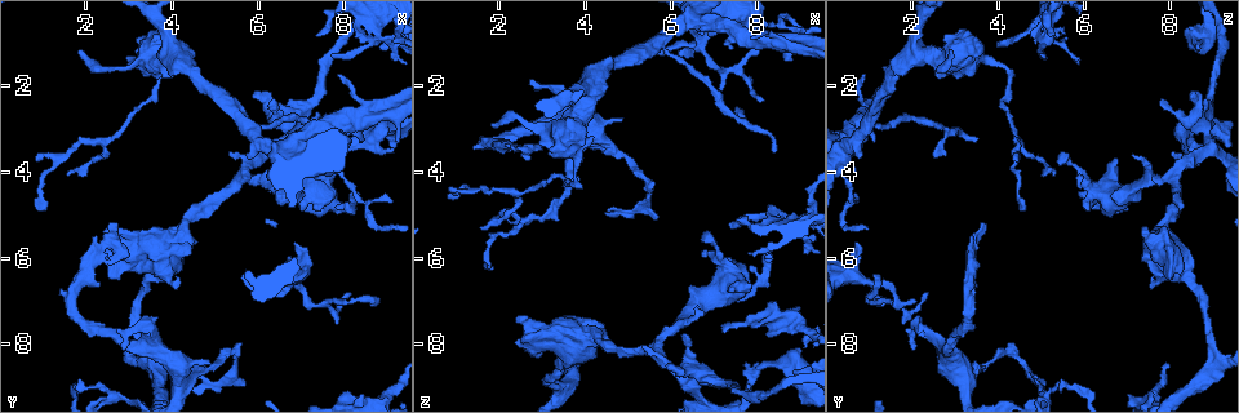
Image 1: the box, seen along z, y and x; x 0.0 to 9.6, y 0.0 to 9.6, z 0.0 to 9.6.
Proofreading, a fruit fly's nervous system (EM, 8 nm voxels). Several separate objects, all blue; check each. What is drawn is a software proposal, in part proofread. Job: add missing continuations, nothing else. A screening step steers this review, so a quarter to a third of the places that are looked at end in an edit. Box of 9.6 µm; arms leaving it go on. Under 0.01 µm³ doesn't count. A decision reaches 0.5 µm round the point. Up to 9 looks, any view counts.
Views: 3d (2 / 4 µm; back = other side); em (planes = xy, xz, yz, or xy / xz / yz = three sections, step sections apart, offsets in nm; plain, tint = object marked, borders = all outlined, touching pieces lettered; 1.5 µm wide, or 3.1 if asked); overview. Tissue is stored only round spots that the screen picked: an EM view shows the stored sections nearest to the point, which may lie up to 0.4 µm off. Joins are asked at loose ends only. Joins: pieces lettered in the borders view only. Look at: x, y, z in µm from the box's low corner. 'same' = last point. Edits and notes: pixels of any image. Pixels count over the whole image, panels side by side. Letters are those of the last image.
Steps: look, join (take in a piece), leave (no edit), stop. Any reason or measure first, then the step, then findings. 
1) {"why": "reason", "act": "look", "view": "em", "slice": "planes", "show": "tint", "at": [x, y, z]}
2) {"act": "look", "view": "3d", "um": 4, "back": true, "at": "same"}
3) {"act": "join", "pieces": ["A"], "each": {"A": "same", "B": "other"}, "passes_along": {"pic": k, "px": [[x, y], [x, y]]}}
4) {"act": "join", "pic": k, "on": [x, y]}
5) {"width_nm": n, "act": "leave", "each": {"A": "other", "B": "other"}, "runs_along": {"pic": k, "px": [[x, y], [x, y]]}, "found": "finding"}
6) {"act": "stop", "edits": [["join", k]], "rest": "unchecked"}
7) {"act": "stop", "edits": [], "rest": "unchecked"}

{"why": "branch stops here", "act": "look", "view": "3d", "um": 2, "at": [7.40, 0.80, 5.25]}

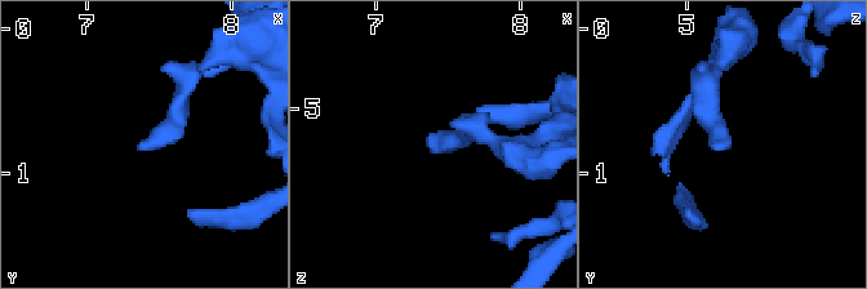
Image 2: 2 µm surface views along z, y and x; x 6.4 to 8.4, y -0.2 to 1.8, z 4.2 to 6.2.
{"act": "look", "view": "em", "slice": "xz", "step": 8, "show": "borders", "at": [7.36, 0.86, 5.26]}

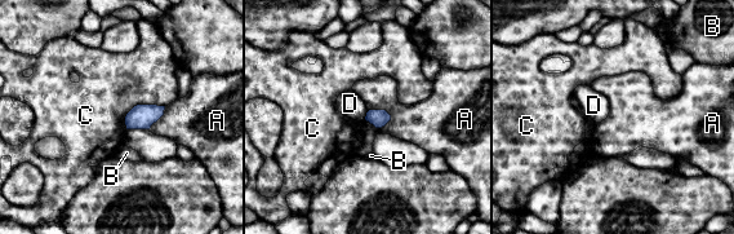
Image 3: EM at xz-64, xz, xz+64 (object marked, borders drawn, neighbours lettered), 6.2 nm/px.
{"act": "look", "view": "em", "slice": "planes", "show": "borders", "at": "same"}

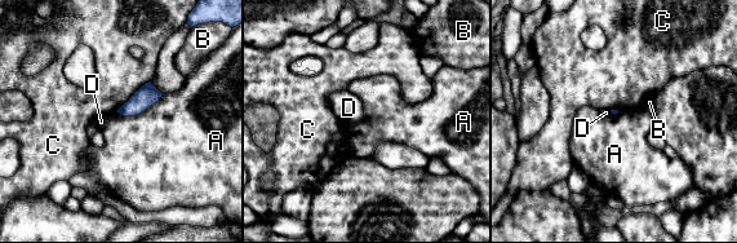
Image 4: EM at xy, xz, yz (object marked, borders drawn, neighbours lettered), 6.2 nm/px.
{"act": "leave", "each": {"A": "other", "B": "other", "C": "other", "D": "other"}, "border": {"pic": 4, "px": [[163, 93], [138, 114], [116, 113]]}, "found": "none of them fits"}

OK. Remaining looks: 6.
{"why": "an open end", "act": "look", "view": "3d", "um": 4, "at": [6.85, 5.65, 0.65]}

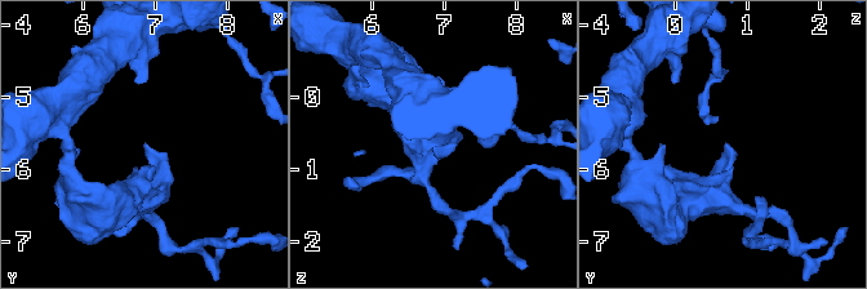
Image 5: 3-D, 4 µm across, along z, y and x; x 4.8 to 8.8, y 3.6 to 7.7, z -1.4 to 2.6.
{"why": "shape alone is not enough", "act": "look", "view": "em", "slice": "yz", "step": 8, "show": "borders", "at": [6.80, 5.65, 0.70]}

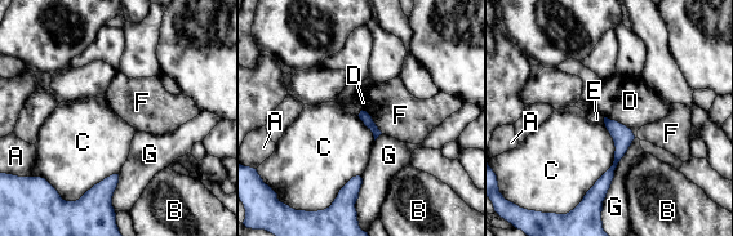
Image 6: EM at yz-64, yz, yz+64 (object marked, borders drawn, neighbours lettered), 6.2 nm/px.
{"longest_contact_nm": ["C", 480], "act": "leave", "each": {"A": "other", "B": "other", "C": "other", "D": "other", "E": "other", "F": "other", "G": "other"}, "runs_along": {"pic": 6, "px": [[612, 123], [620, 152], [602, 188]]}, "found": "none of them fits"}

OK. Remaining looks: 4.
{"why": "tapers out", "act": "look", "view": "3d", "um": 4, "back": true, "at": [8.80, 7.10, 1.40]}

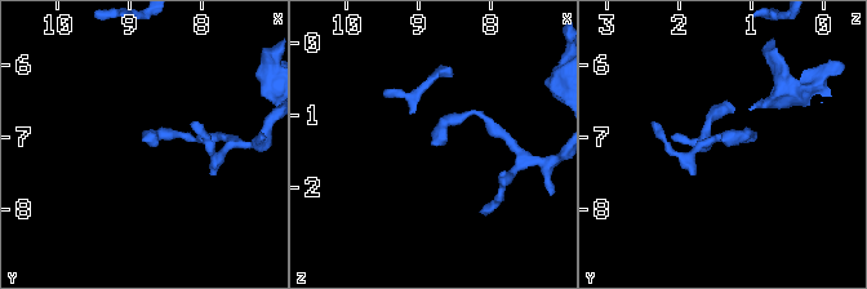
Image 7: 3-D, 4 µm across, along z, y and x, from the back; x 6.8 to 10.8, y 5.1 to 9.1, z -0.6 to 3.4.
{"why": "now the EM", "act": "look", "view": "em", "slice": "yz", "step": 4, "show": "tint", "at": [8.85, 7.05, 1.40]}

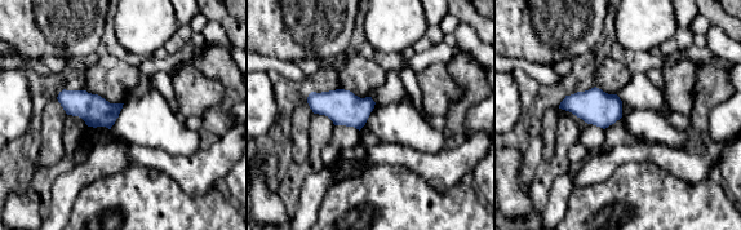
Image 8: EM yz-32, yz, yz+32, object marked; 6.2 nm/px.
{"act": "look", "view": "em", "slice": "planes", "show": "borders", "at": "same"}

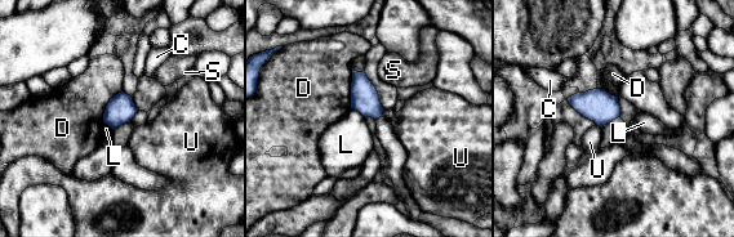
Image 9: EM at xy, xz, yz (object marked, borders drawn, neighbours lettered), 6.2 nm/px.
{"act": "leave", "each": {"C": "other", "D": "other", "L": "other", "S": "other", "U": "other"}, "border": {"pic": 9, "px": [[596, 124], [600, 128]]}, "found": "none of them fits"}

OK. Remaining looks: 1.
{"act": "stop", "edits": [], "rest": "unchecked"}

